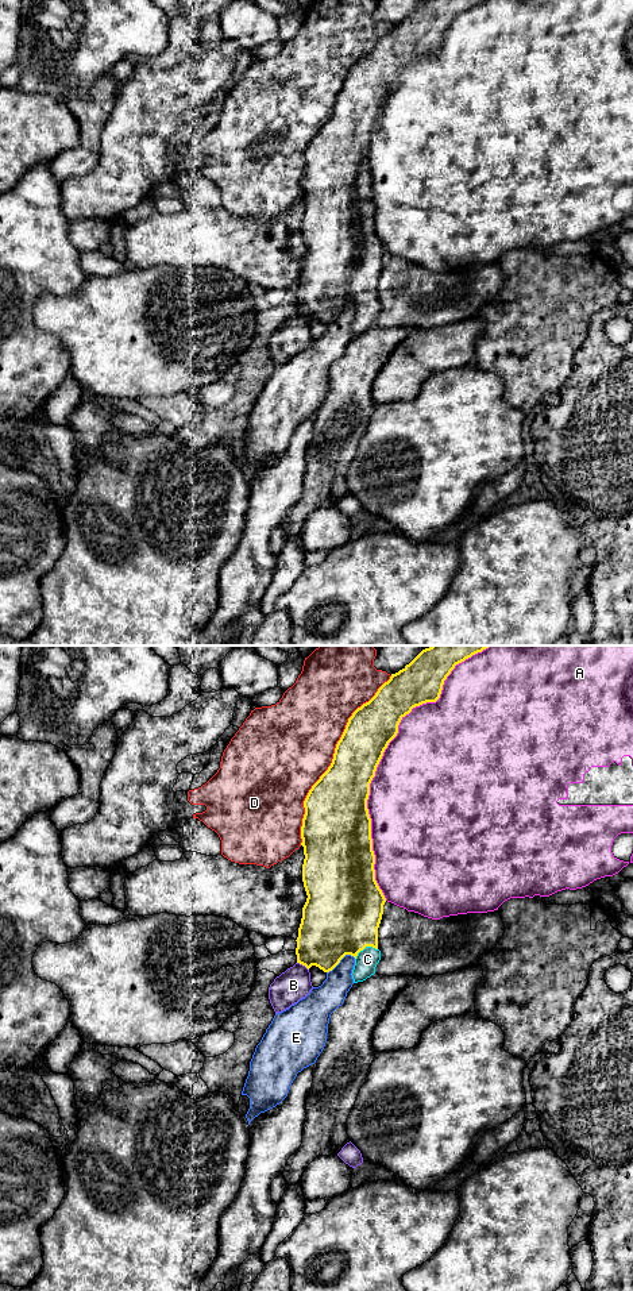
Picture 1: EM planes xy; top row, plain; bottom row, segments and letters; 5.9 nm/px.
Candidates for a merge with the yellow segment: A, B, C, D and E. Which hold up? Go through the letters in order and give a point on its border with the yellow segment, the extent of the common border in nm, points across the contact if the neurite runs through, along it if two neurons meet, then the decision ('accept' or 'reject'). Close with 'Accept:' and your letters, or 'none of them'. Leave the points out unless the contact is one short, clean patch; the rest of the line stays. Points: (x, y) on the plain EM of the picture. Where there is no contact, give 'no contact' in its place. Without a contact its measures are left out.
A: xy (379, 112) | 1600 nm | reject
B: xy (303, 316) | 90 nm | reject
C: xy (365, 299) | 150 nm | across xy (342, 266), (365, 299), (367, 311) | accept
D: xy (332, 111) | 1150 nm | reject
E: xy (340, 311) | 200 nm | reject
Accept: C

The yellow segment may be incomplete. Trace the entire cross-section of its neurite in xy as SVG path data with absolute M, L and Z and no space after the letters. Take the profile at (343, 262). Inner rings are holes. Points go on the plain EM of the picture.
M425 0L385 34L375 47L348 70L328 122L312 138L301 178L302 234L306 254L297 289L297 315L332 323L346 307L355 309L354 335L375 325L381 312L378 280L386 250L375 232L371 170L367 161L370 135L401 72L413 59L440 50L444 32L456 16L486 0Z

